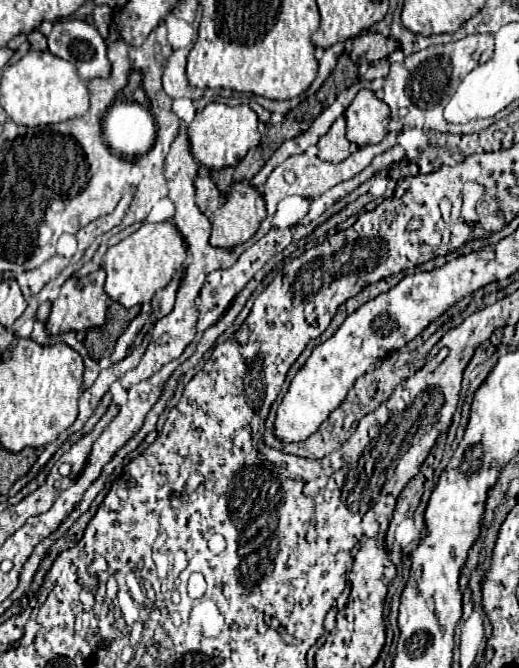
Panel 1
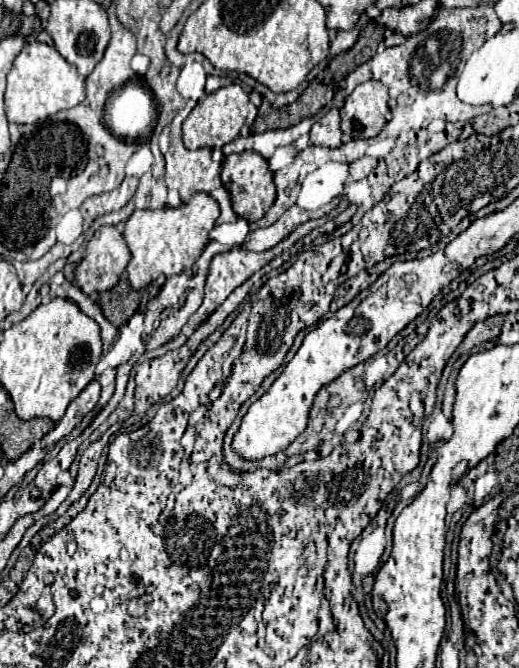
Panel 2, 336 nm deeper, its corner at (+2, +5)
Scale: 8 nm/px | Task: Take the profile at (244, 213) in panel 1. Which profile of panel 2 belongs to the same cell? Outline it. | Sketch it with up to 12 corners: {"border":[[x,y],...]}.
{"border":[[255,152],[227,156],[221,182],[233,212],[261,220],[275,202],[273,174]]}

